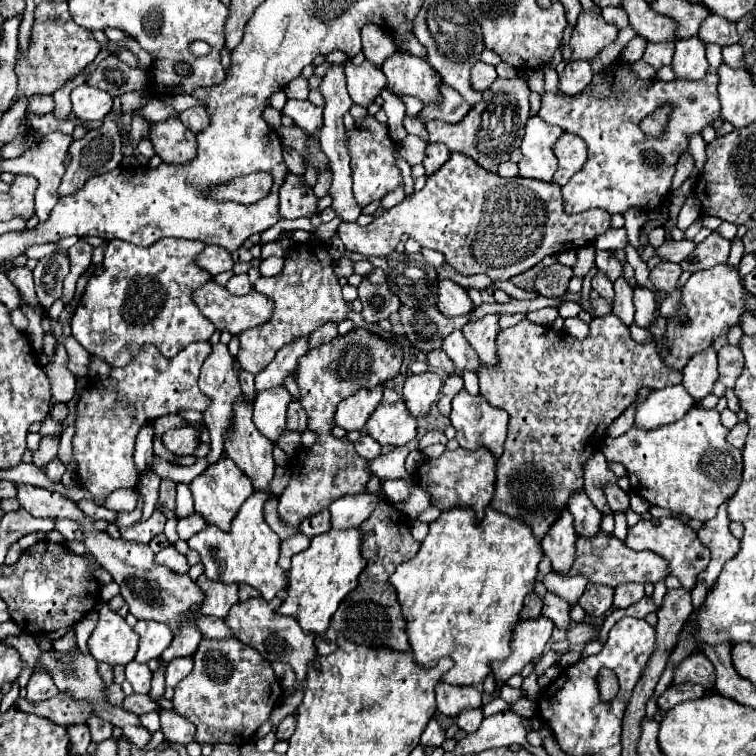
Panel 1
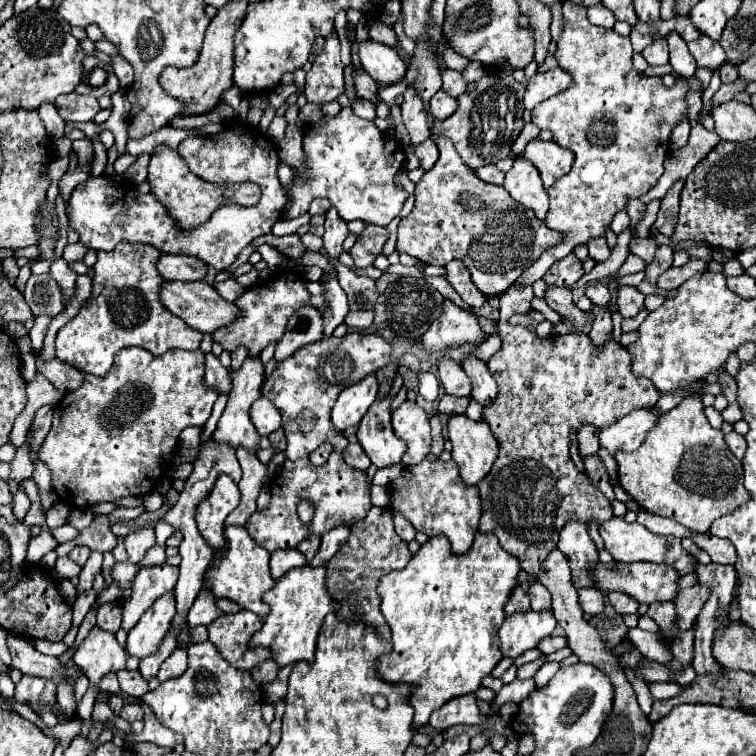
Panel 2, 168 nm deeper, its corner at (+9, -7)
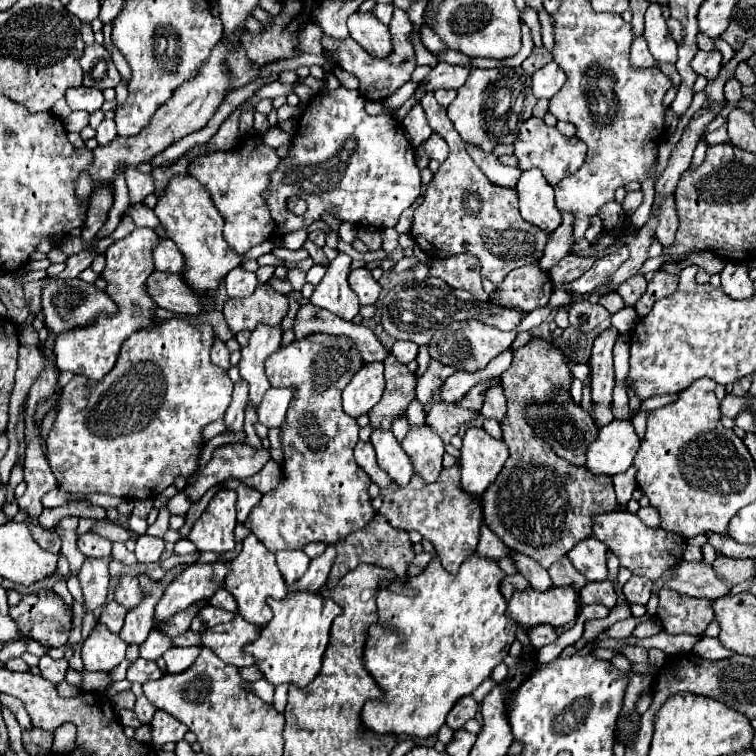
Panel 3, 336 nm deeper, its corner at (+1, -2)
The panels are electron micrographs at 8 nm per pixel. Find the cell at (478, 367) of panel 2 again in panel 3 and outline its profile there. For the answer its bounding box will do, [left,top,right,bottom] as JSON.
[481,382,507,420]

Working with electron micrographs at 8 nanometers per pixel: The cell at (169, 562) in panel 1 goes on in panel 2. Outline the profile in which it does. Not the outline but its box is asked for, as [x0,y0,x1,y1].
[121,565,177,631]

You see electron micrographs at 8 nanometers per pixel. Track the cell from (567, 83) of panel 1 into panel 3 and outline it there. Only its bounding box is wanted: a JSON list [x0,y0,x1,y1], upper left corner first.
[531,62,567,100]

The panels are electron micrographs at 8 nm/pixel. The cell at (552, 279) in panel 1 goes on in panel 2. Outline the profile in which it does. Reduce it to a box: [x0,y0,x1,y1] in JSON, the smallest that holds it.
[545,287,587,331]

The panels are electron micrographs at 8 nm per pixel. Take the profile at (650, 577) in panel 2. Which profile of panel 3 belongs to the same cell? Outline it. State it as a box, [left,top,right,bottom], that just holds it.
[665,562,731,600]

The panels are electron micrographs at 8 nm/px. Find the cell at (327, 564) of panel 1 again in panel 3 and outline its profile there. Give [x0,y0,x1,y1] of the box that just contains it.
[245,590,341,686]

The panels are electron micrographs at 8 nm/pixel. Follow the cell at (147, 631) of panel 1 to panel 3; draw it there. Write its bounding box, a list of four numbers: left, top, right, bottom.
[155,564,227,624]

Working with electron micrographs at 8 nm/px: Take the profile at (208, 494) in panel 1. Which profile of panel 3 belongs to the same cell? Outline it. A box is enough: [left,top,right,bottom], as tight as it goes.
[189,488,237,554]

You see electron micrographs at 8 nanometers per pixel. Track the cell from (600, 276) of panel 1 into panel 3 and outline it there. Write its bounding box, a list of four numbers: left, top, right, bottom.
[589,326,619,428]

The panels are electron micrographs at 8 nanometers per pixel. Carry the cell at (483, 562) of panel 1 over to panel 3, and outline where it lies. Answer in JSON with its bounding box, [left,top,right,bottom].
[361,554,517,738]

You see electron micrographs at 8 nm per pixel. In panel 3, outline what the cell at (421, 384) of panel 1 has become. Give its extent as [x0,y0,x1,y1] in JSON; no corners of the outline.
[401,424,445,482]

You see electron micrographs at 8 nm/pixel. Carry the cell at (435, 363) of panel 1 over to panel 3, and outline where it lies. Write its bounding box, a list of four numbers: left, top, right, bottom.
[391,342,417,364]

